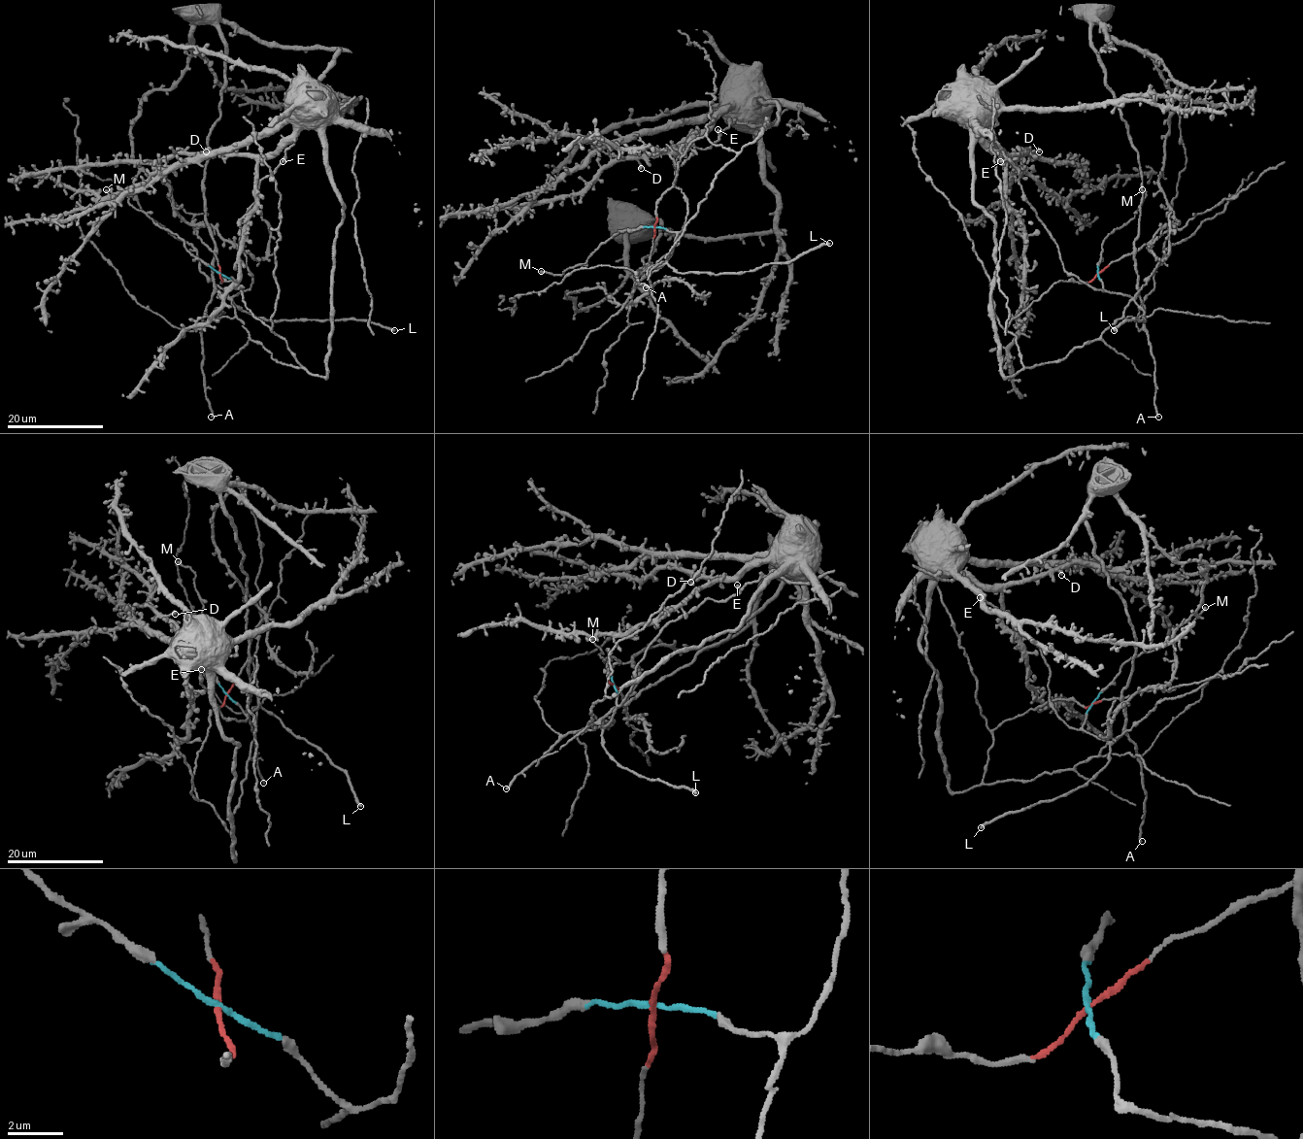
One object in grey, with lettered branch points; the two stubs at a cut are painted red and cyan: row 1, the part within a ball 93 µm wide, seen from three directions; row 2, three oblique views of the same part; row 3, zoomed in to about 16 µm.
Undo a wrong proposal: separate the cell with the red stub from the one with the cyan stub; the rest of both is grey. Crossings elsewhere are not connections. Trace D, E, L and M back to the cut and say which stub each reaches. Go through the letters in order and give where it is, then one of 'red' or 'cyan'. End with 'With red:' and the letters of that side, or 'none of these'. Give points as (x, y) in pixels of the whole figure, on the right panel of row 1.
D: (1039, 151) | red
E: (1000, 161) | cyan
L: (1114, 330) | cyan
M: (1142, 189) | cyan
With red: D

